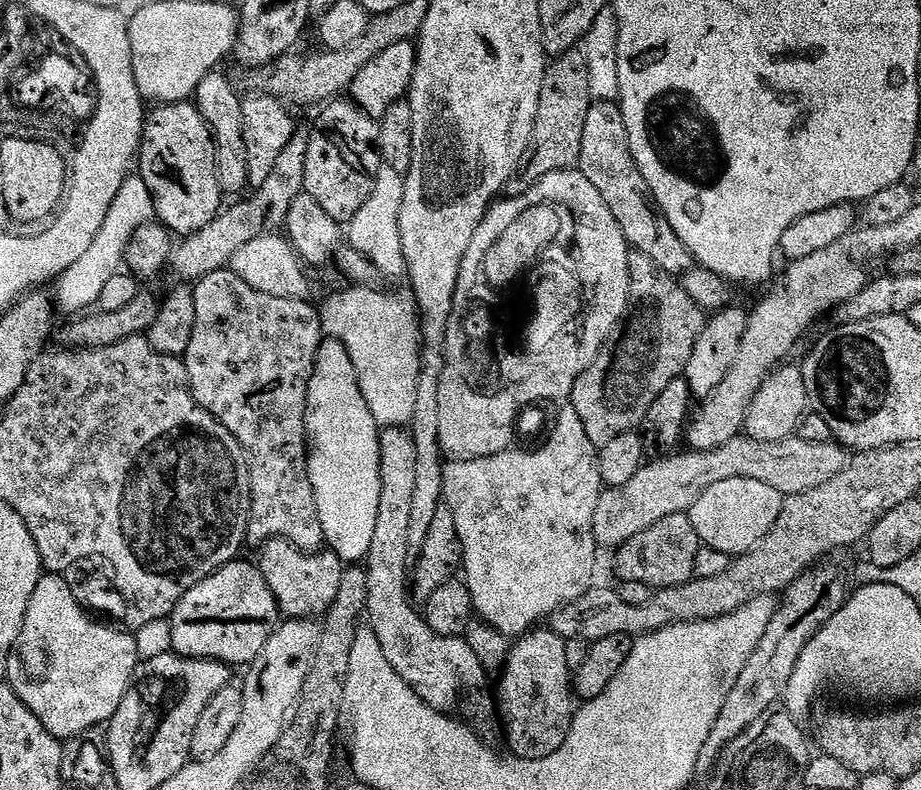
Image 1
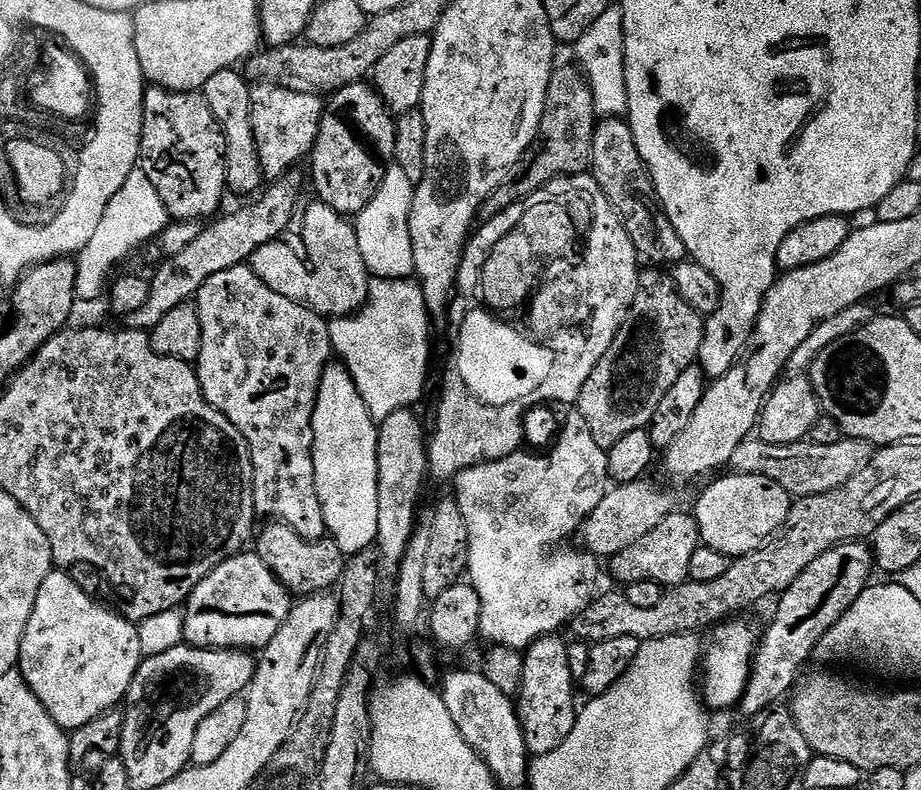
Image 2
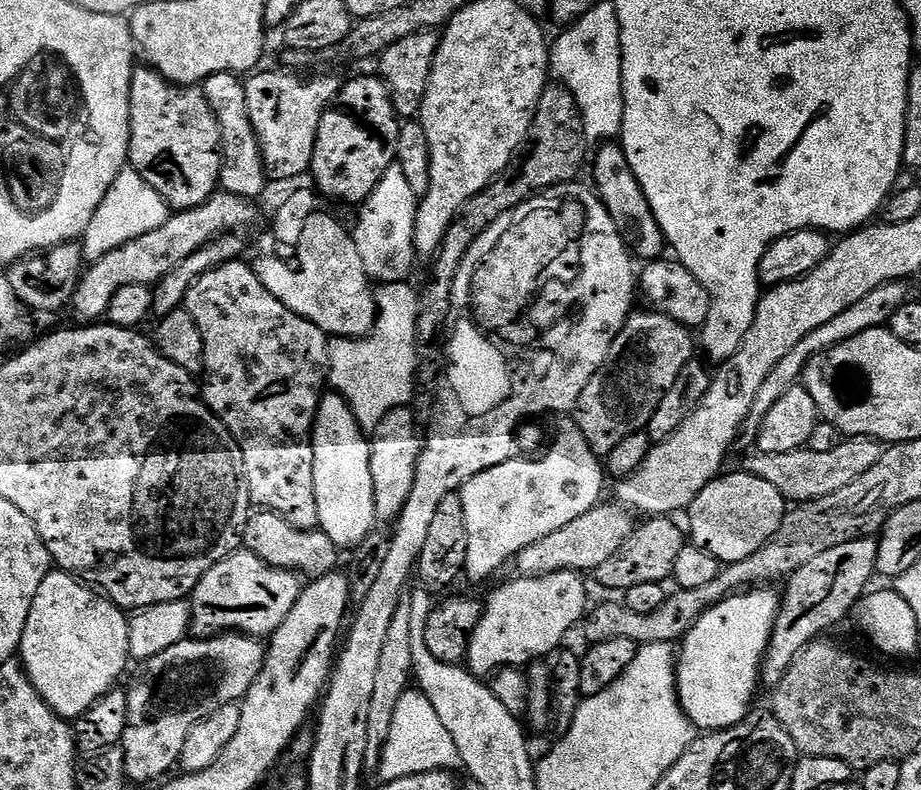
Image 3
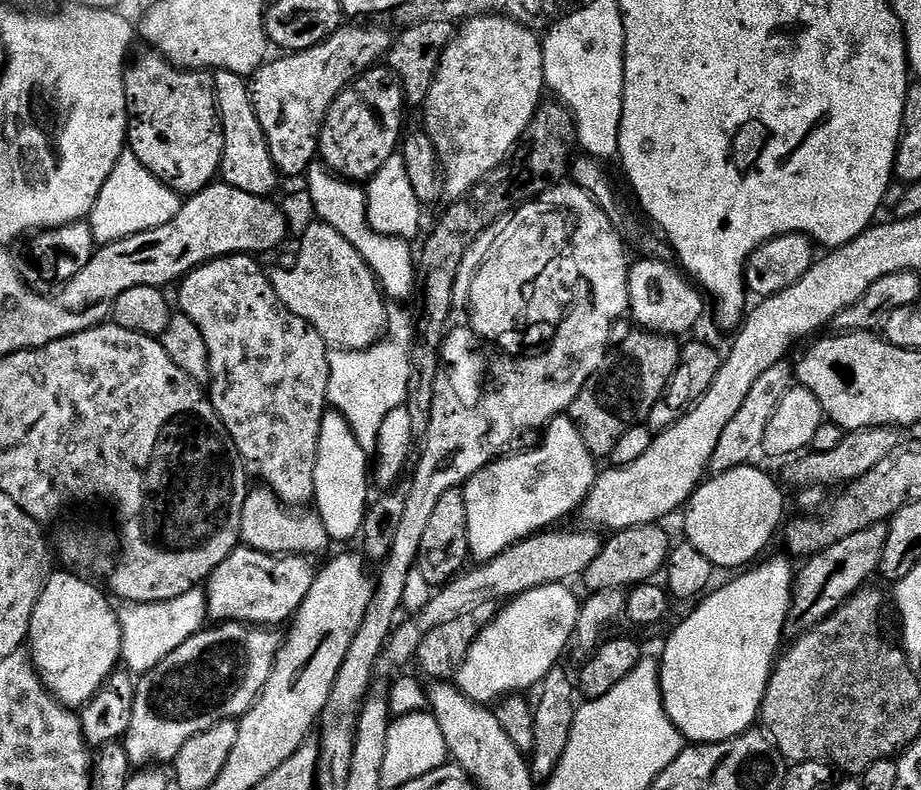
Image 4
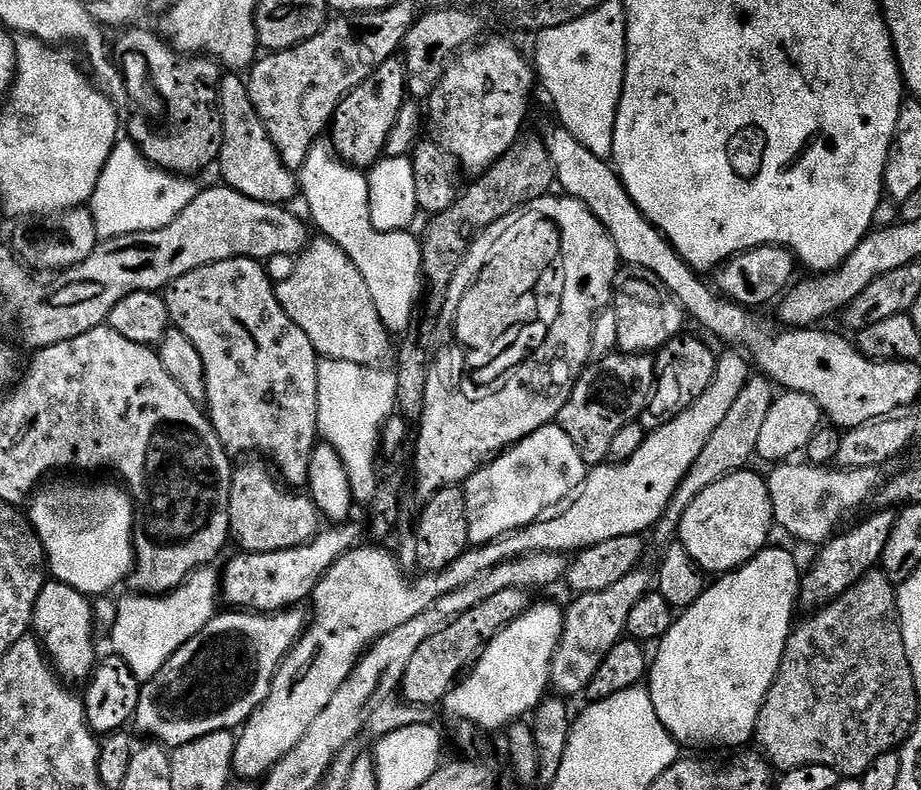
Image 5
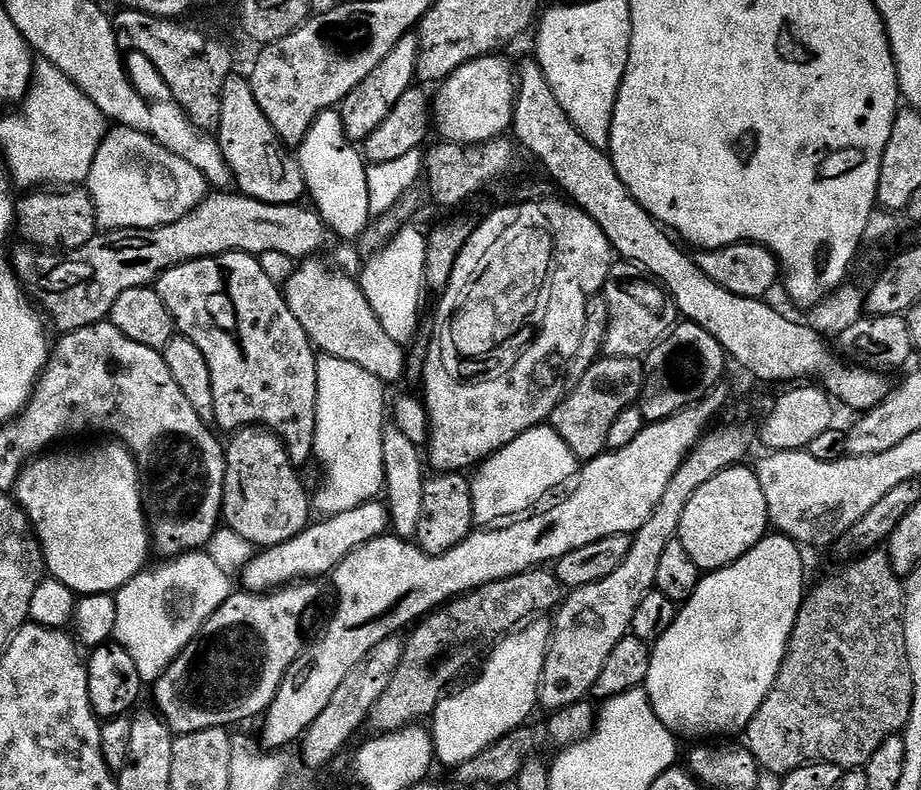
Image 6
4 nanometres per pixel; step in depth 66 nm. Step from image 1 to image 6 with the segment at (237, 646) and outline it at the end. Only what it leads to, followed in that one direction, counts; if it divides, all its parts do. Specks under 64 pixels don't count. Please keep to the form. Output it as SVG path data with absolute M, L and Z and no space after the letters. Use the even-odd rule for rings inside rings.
M379 499L366 502L362 506L354 506L354 510L342 510L337 516L326 516L309 523L303 532L298 533L290 542L282 542L273 548L257 551L252 561L245 566L242 573L243 591L267 594L275 592L289 584L307 581L309 578L324 578L327 574L335 573L336 567L346 559L358 546L370 542L374 538L385 535L390 528L389 510Z

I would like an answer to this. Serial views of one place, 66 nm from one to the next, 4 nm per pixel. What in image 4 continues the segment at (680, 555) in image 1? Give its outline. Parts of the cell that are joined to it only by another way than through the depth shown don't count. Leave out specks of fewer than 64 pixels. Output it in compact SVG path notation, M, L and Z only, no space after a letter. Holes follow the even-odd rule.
M659 523L639 524L633 528L623 528L622 531L609 535L609 540L605 539L600 546L598 558L594 558L594 562L590 562L590 566L584 572L582 583L588 587L589 593L594 592L610 592L613 590L631 590L638 584L649 583L653 578L661 575L662 569L668 563L668 554L674 547L674 540L668 537L668 532Z

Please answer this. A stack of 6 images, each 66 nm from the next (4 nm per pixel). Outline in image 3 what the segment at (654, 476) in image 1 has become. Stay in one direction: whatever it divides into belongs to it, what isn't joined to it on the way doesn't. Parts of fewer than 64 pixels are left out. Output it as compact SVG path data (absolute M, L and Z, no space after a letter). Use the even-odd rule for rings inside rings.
M848 436L841 439L840 443L835 444L833 448L805 446L789 452L773 452L761 455L759 457L761 460L754 465L754 468L759 475L765 476L771 484L778 486L785 501L817 500L826 494L834 494L834 490L842 490L842 486L850 486L850 482L854 482L854 478L862 478L862 474L866 474L866 470L870 470L870 466L874 466L874 462L878 462L878 458L882 458L884 449L885 445L875 436ZM619 502L611 503L597 504L589 512L582 514L582 518L574 518L574 522L562 526L562 530L554 530L552 534L546 534L546 538L538 538L530 546L523 548L514 558L514 565L520 571L517 573L524 578L564 571L588 574L602 566L602 562L606 562L606 558L610 558L610 554L614 554L614 550L618 550L618 546L622 546L626 538L630 538L634 527L633 513Z

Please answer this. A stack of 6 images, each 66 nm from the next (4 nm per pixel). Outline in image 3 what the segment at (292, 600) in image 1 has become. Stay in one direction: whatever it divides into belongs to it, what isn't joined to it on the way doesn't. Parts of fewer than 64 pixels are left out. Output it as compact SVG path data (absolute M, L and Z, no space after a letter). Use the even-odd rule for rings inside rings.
M256 510L249 515L243 547L258 554L258 558L275 568L287 568L304 578L315 578L337 571L339 564L336 563L342 556L341 549L337 548L335 542L324 532L311 528L296 528L287 518L271 510Z

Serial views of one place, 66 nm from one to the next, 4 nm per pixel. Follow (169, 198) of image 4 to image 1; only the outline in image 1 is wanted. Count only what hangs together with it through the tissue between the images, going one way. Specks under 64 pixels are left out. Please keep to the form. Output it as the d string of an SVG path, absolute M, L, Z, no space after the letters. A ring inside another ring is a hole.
M138 174L129 175L128 179L122 182L122 190L118 190L118 198L114 198L106 220L98 230L98 236L94 238L94 242L90 242L90 250L86 250L86 254L82 254L82 258L78 258L78 262L74 262L74 266L70 266L70 270L66 270L55 281L55 311L65 312L68 318L72 318L95 309L106 281L122 270L124 251L130 238L134 238L138 229L149 223L155 214L156 208L152 205L152 195L148 193L146 182Z

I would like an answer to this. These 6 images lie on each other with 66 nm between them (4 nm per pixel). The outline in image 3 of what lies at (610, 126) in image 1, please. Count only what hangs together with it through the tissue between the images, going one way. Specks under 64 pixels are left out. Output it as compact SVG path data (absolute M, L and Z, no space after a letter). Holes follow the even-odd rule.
M604 142L595 149L594 160L596 156L596 165L592 172L596 175L595 187L598 189L598 195L609 210L612 218L618 220L623 227L623 231L630 237L631 243L640 247L640 252L644 258L656 258L661 255L660 252L666 248L664 231L660 228L660 223L656 221L656 215L652 213L652 207L644 199L640 191L638 178L628 165L627 154L623 147L616 142Z

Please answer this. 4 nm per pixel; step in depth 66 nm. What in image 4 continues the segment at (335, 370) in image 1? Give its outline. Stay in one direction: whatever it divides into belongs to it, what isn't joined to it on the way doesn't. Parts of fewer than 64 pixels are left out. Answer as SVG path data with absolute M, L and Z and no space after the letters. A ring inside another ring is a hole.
M335 410L325 411L318 438L318 458L314 470L315 511L320 513L329 537L336 540L355 541L370 503L370 458L356 441L346 418Z

